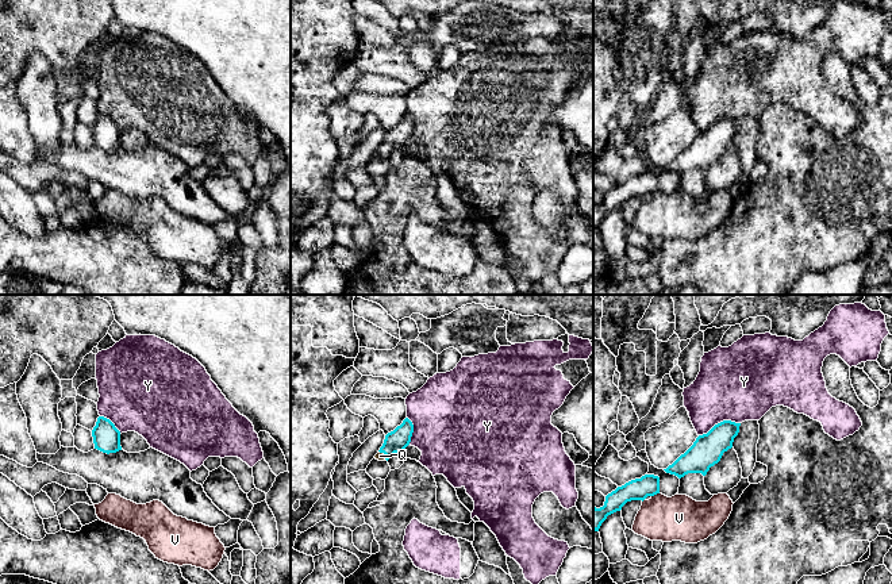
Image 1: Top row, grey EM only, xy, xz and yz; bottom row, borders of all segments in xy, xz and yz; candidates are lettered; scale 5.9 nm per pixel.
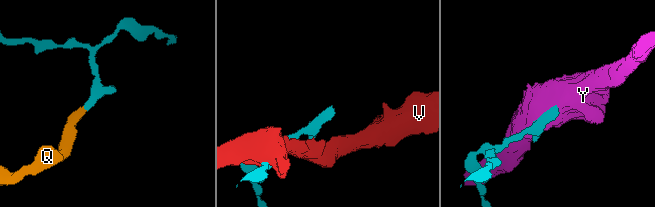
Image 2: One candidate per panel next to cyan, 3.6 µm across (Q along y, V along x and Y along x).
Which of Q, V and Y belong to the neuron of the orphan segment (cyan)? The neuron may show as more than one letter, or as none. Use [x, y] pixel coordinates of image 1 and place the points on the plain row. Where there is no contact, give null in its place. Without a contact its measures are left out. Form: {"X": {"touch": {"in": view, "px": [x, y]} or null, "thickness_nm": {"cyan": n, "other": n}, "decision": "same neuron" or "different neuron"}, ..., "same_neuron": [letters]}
{"Q": {"touch": {"in": "xz", "px": [384, 150]}, "thickness_nm": {"cyan": 130, "other": 50}, "decision": "same neuron"}, "V": {"touch": {"in": "yz", "px": [654, 191]}, "thickness_nm": {"cyan": 130, "other": 280}, "decision": "different neuron"}, "Y": {"touch": {"in": "yz", "px": [721, 119]}, "thickness_nm": {"cyan": 190, "other": 440}, "decision": "different neuron"}, "same_neuron": ["Q"]}

